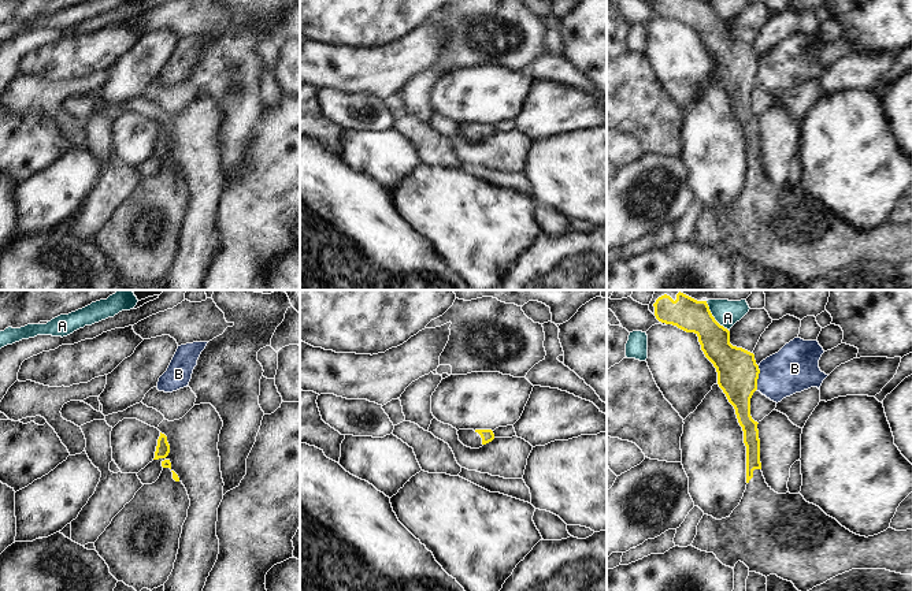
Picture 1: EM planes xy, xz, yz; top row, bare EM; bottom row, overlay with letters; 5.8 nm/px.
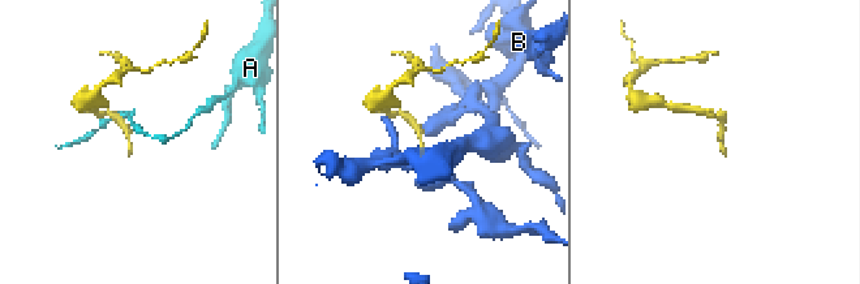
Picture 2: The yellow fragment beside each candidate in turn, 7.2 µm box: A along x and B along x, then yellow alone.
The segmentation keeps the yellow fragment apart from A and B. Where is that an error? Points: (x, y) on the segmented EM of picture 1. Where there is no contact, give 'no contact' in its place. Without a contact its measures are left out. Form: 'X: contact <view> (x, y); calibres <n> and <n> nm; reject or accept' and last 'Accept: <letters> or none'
A: contact yz (712, 316); calibres 190 and 150 nm; reject
B: contact yz (757, 378); calibres 240 and 280 nm; reject
Accept: none

